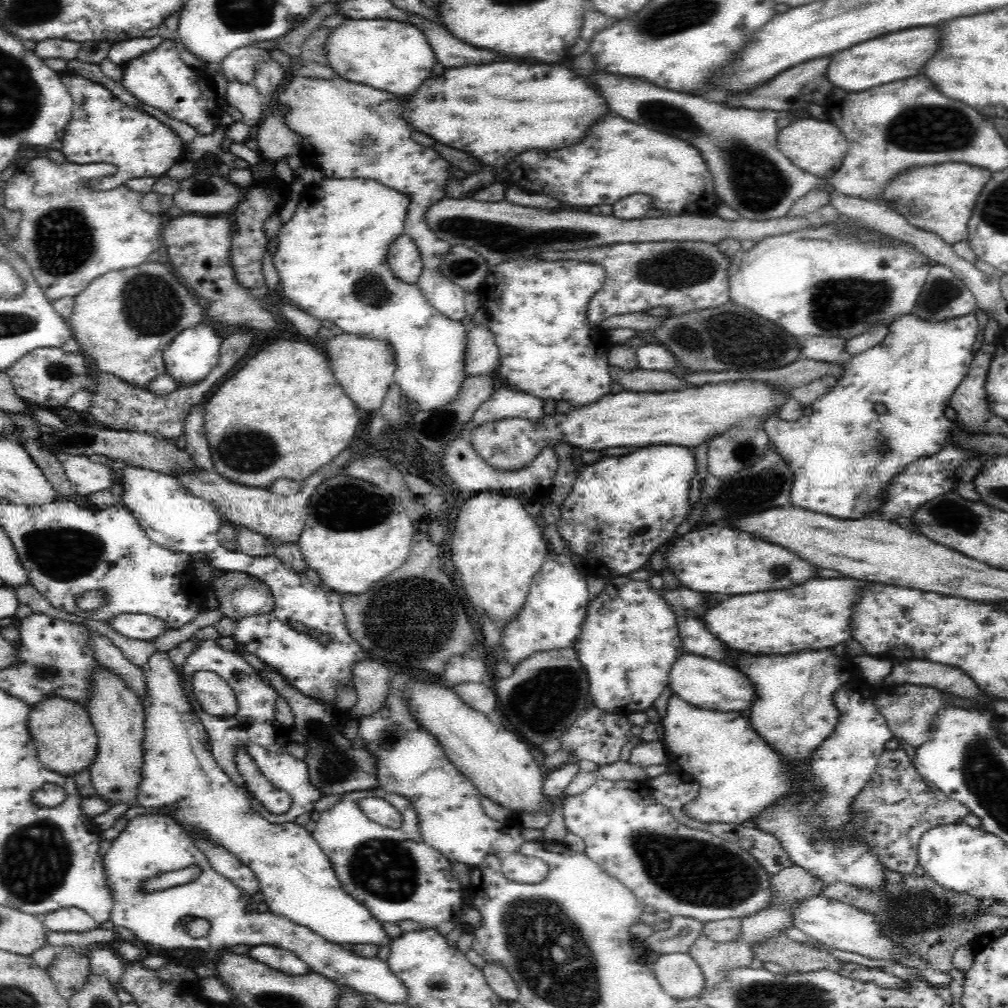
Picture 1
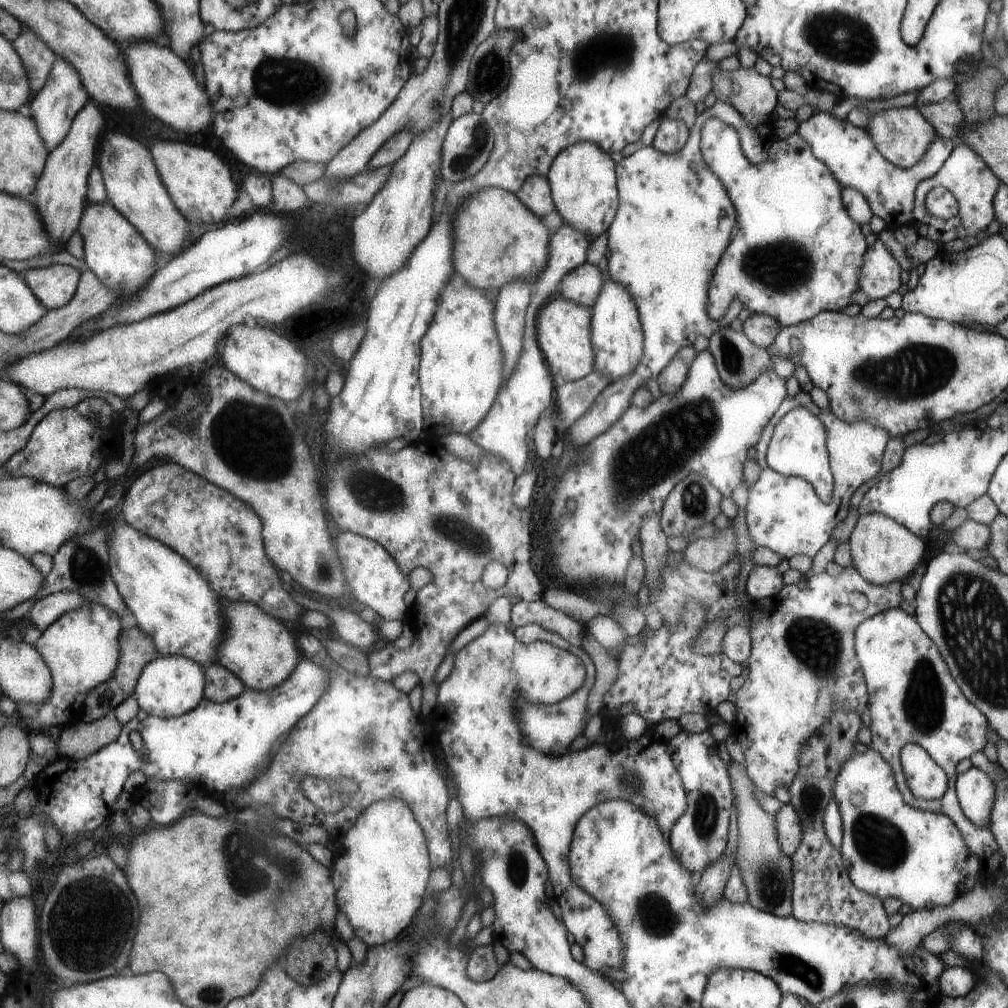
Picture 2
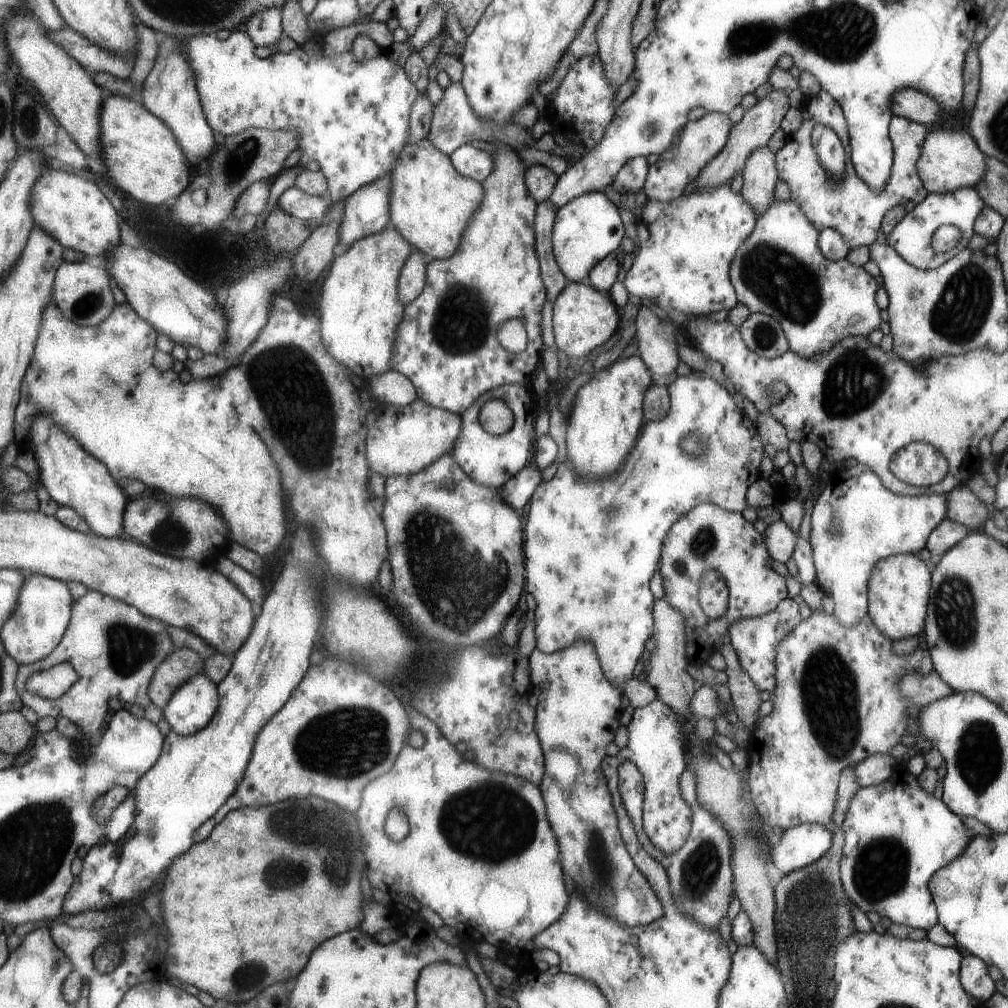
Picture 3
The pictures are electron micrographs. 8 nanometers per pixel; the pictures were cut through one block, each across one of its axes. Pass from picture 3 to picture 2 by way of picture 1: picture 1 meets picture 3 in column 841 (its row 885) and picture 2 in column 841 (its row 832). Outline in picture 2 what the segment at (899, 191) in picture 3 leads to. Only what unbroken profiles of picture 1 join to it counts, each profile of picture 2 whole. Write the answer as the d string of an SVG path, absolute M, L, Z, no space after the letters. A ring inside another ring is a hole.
M829 111L814 112L810 118L798 125L797 133L811 146L815 157L826 163L841 186L859 190L870 203L874 216L884 220L887 229L892 231L910 224L913 220L916 186L925 178L934 177L939 172L957 144L953 140L937 136L919 164L905 169L897 167L880 154L866 128L855 126L847 119L839 120Z

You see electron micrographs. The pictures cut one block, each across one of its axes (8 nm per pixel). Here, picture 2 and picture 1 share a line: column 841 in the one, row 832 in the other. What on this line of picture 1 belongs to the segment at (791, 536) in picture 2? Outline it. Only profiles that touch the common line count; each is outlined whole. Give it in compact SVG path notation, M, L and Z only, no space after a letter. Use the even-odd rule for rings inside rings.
M393 674L389 678L388 696L384 700L384 706L372 716L356 718L358 721L357 734L364 740L365 748L376 752L379 787L388 793L402 795L404 799L409 800L409 804L418 815L418 830L423 842L429 844L430 848L440 852L450 861L462 862L462 864L474 868L481 864L490 852L498 852L501 859L501 870L508 881L518 884L539 884L545 880L549 873L546 862L524 856L518 851L525 841L522 837L523 826L520 824L520 816L515 814L509 817L508 824L504 825L499 824L492 817L488 817L482 809L482 796L478 790L450 763L435 736L424 731L411 718L411 714L403 704L403 699L399 698L399 689L403 687L403 681L406 679L407 676Z

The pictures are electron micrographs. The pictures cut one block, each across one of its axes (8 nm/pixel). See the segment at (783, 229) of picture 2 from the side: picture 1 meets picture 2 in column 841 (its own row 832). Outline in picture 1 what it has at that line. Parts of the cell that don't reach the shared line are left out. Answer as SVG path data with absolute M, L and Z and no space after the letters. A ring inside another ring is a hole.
M166 651L154 652L146 664L141 666L143 670L143 682L146 685L147 696L145 698L145 709L144 709L144 724L145 729L143 732L143 766L140 769L140 782L136 786L136 795L132 798L133 804L136 806L144 806L144 808L176 808L172 814L172 819L181 827L190 837L196 842L198 838L207 839L207 842L213 843L215 846L223 848L224 851L228 851L231 855L234 855L244 866L252 869L252 872L256 875L256 879L259 883L259 888L261 889L263 901L268 906L268 912L272 915L282 916L284 919L288 919L291 923L298 924L300 927L309 928L316 935L321 936L328 942L341 945L344 942L348 944L375 944L376 946L388 946L392 943L391 936L388 936L382 928L382 924L378 922L377 917L363 905L361 901L354 900L353 896L346 893L344 889L341 888L340 882L337 880L337 873L334 872L333 864L330 863L329 856L319 847L319 844L314 840L312 833L310 833L306 828L300 826L300 824L295 824L293 821L286 824L271 824L260 814L257 814L251 805L251 795L248 795L248 789L240 788L234 785L234 782L220 769L217 761L213 758L212 748L208 742L209 736L206 733L204 725L200 723L198 715L194 714L192 707L190 707L189 700L186 699L185 688L181 682L181 674L176 671L174 663L168 658L168 653Z

